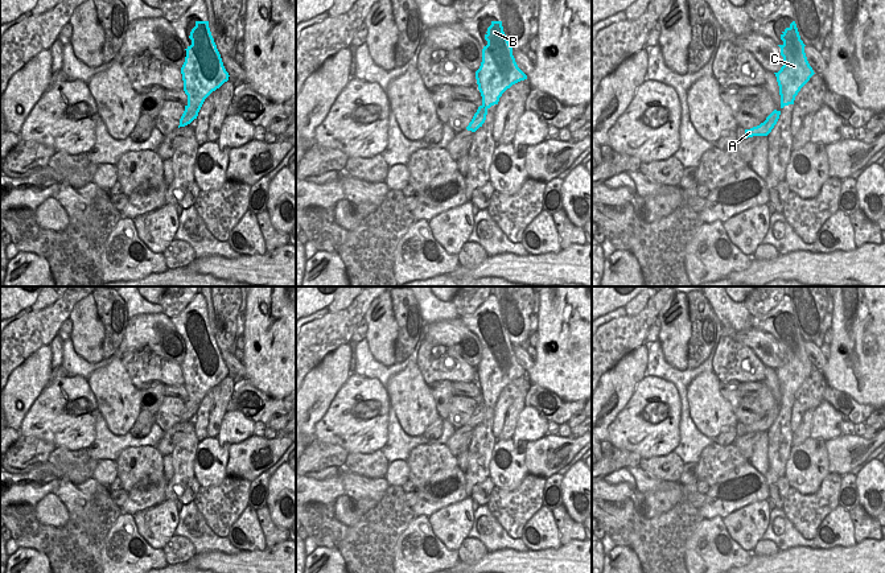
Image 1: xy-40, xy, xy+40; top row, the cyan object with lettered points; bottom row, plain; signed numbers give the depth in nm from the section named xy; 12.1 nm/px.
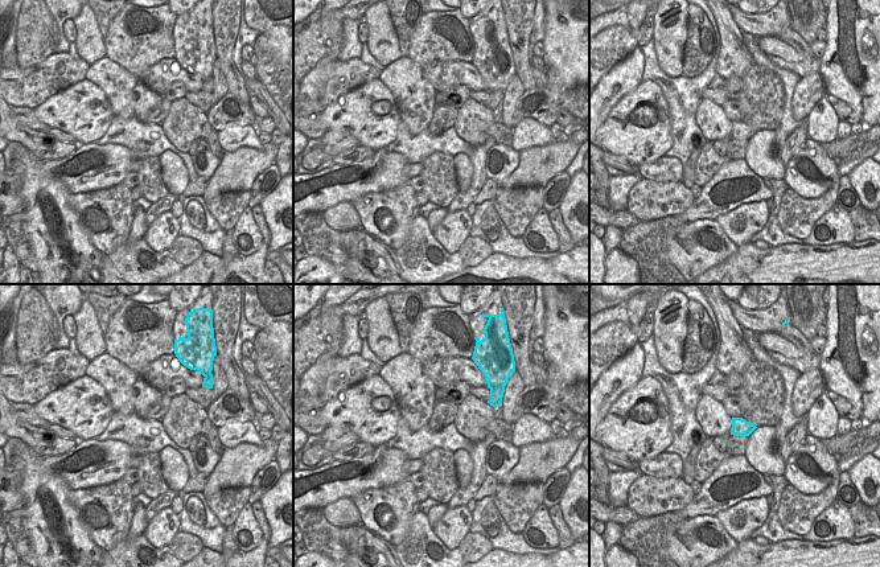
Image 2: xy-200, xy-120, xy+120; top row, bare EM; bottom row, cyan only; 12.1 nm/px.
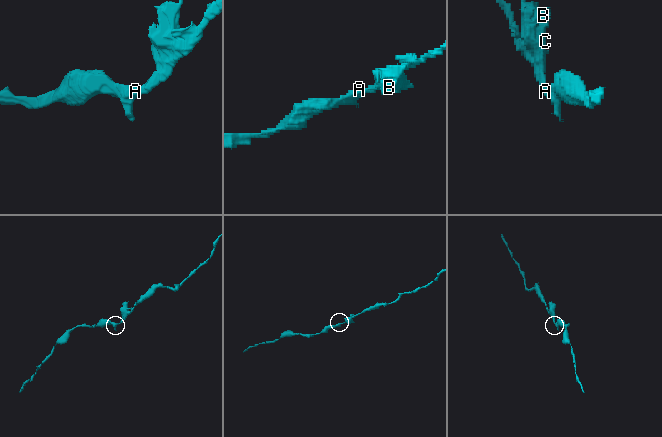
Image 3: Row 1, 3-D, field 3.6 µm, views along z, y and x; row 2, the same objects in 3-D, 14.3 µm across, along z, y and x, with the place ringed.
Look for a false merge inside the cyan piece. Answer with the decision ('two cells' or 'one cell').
two cells

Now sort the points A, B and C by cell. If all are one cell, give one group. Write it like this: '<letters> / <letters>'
A / B C

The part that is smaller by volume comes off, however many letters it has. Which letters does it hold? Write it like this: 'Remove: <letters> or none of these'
Remove: B, C

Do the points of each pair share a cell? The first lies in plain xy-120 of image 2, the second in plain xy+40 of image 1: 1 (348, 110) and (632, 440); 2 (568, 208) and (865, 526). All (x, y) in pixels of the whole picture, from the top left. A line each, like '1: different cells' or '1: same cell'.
1: same cell
2: different cells

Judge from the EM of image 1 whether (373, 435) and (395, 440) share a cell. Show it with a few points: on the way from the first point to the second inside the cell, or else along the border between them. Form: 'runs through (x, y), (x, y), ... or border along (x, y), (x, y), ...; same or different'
border along (390, 408), (387, 441), (381, 449); different

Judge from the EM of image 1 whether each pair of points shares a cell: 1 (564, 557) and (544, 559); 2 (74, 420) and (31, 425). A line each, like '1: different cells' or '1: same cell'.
1: same cell
2: same cell

